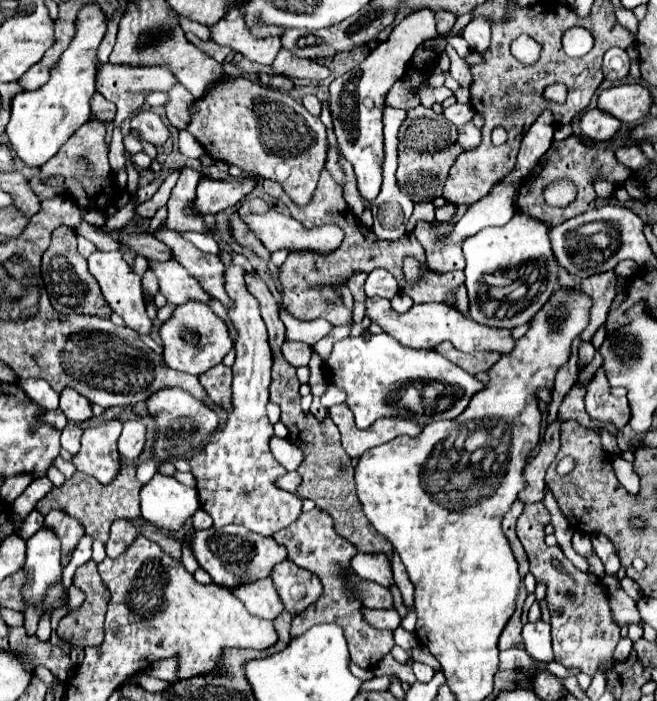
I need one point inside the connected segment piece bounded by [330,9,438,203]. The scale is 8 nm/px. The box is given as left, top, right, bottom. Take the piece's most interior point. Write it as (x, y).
(359, 129)

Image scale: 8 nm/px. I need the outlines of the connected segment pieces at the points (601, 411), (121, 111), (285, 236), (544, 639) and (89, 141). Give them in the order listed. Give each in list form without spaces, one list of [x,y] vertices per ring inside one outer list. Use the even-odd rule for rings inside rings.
[[[600,369],[586,391],[586,413],[592,421],[612,423],[616,431],[622,431],[630,423],[630,407],[626,399],[610,395],[610,385]]]
[[[102,65],[100,71],[96,71],[96,89],[112,103],[116,103],[118,111],[114,117],[114,137],[122,143],[122,135],[120,135],[120,123],[124,119],[128,119],[136,109],[140,109],[144,105],[144,91],[152,89],[152,91],[168,91],[172,85],[176,83],[176,77],[170,73],[168,67],[124,67],[124,65]]]
[[[270,207],[266,213],[248,213],[248,215],[240,215],[244,219],[244,223],[248,225],[248,229],[264,243],[264,247],[274,253],[278,249],[290,249],[290,251],[316,251],[316,253],[328,253],[332,249],[336,249],[340,245],[340,241],[344,239],[344,233],[340,227],[336,225],[322,225],[322,227],[314,227],[314,229],[304,229],[300,223],[296,223],[294,217],[280,213],[276,207]]]
[[[536,621],[526,623],[522,629],[526,651],[536,657],[538,661],[554,661],[552,657],[552,641],[550,641],[550,623]]]
[[[88,121],[84,123],[56,153],[54,159],[46,163],[46,167],[40,169],[36,177],[30,179],[30,187],[36,193],[40,201],[54,199],[54,197],[68,197],[72,199],[80,209],[96,209],[106,215],[106,209],[116,203],[118,189],[114,189],[114,175],[108,165],[108,145],[106,145],[106,127],[102,121]],[[52,175],[62,175],[64,185],[52,187],[46,185],[44,179]]]

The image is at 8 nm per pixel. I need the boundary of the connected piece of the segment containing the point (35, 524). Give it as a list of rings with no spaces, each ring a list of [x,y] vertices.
[[[34,509],[26,519],[24,519],[24,523],[22,523],[22,529],[20,531],[16,531],[20,537],[24,537],[24,539],[28,539],[30,535],[34,535],[40,527],[42,527],[42,523],[44,523],[44,517]]]

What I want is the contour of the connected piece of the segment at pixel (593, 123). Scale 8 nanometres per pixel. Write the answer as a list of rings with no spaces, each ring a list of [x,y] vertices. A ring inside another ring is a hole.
[[[588,109],[580,121],[580,131],[584,137],[592,139],[592,141],[608,141],[612,135],[618,133],[620,129],[620,121],[616,121],[612,115],[598,111],[598,109]]]

